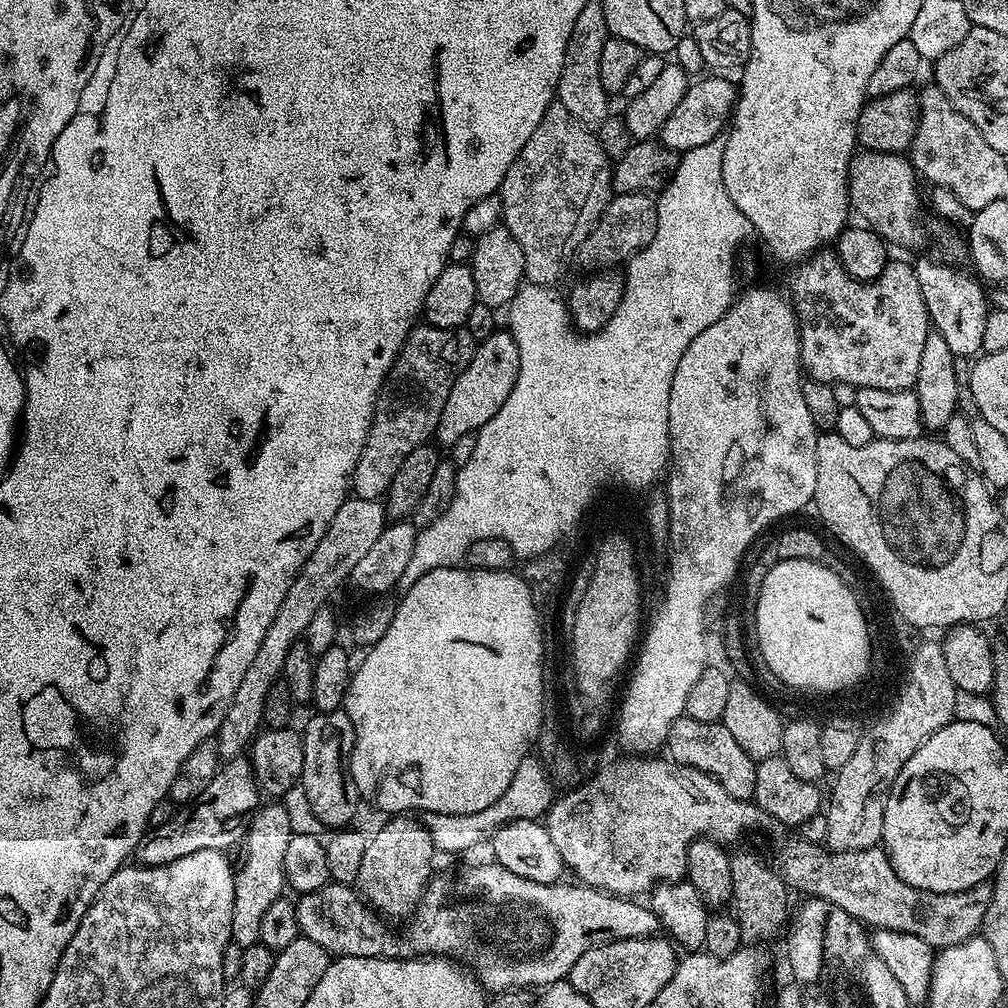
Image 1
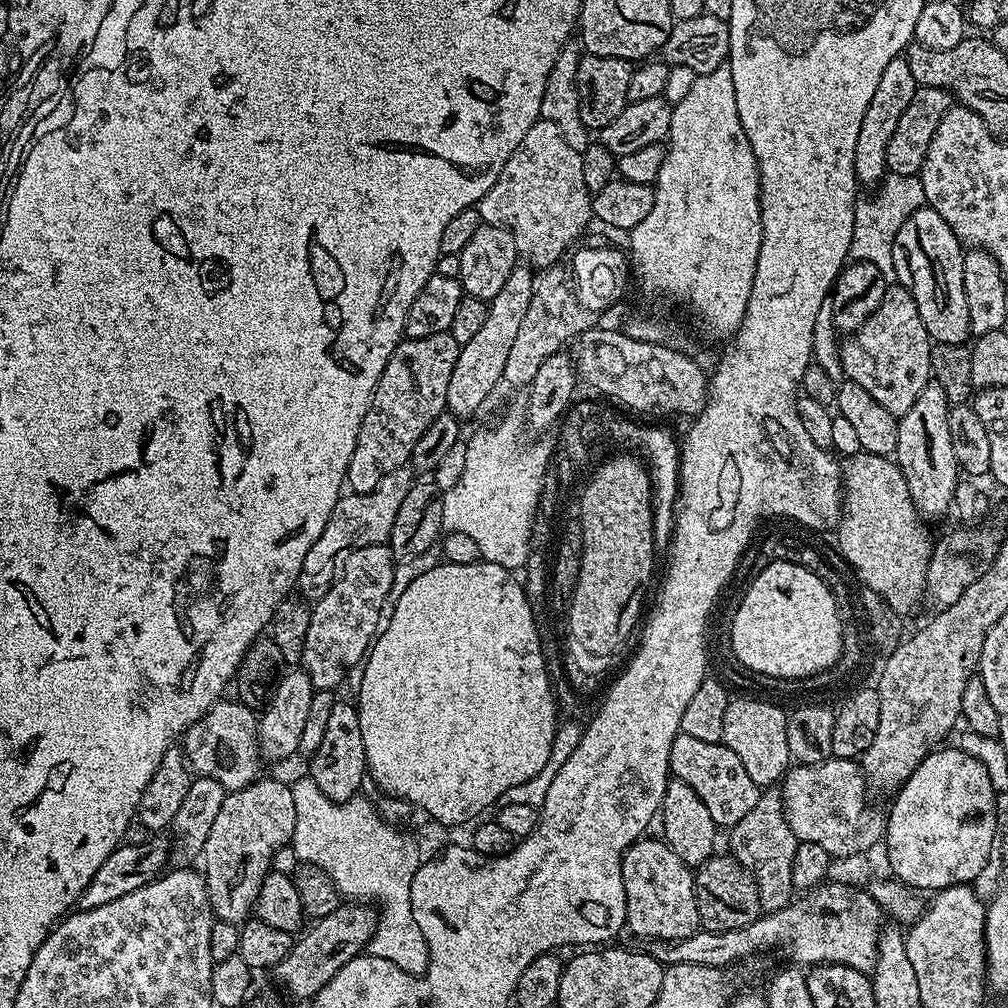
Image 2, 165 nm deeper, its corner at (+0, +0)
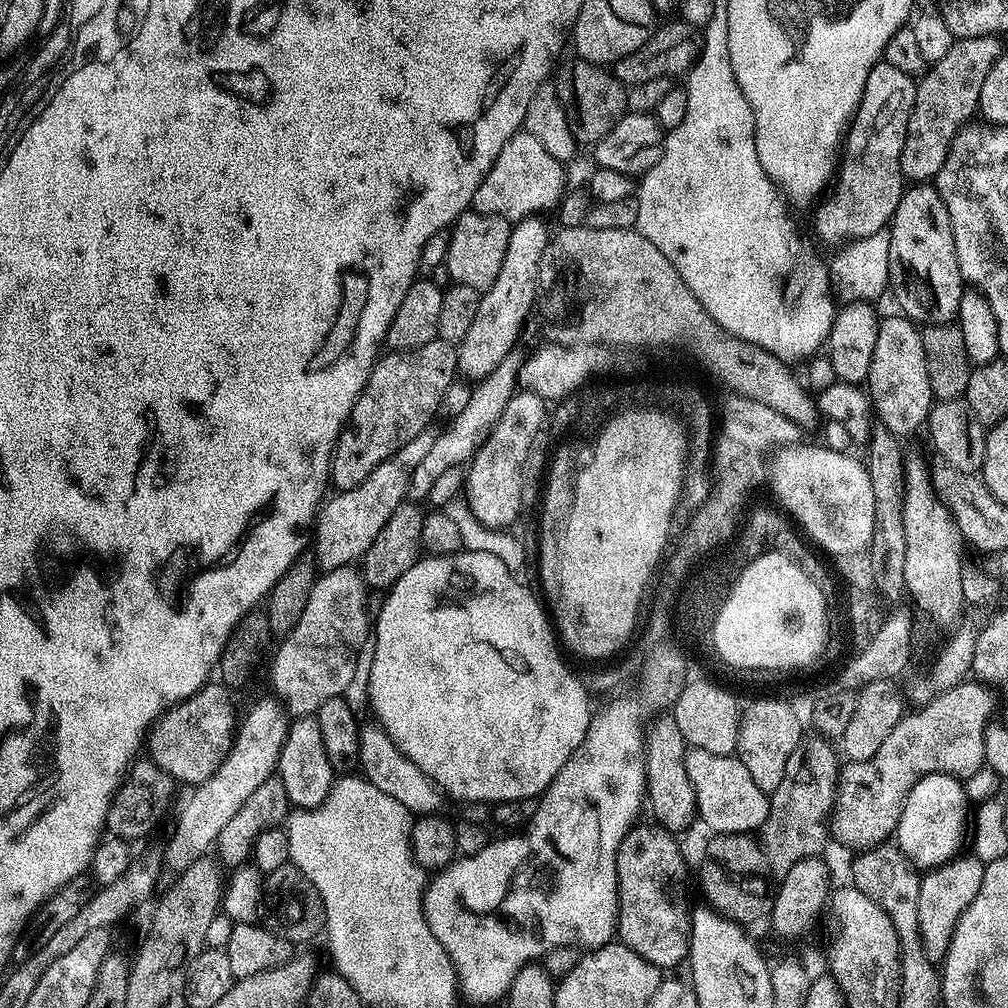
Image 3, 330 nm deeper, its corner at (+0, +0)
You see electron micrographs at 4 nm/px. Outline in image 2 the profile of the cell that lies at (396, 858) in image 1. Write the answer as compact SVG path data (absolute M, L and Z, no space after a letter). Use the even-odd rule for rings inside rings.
M360 902L341 903L334 914L326 914L315 921L311 925L313 928L309 927L293 943L290 954L286 954L286 958L282 958L282 962L274 969L274 976L284 983L284 988L290 995L297 996L304 1002L311 1001L318 990L322 990L322 986L326 986L326 982L330 982L330 978L334 978L334 974L338 974L338 970L346 966L346 962L367 949L368 939L376 933L377 919L375 907L365 906Z

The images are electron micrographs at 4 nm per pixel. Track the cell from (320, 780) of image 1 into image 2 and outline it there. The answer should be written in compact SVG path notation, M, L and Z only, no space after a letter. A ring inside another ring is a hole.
M337 702L334 710L330 710L330 718L326 725L326 734L322 734L322 743L310 757L307 775L312 777L314 786L326 794L334 802L350 800L361 791L360 783L366 780L366 761L362 746L362 726L357 705Z

